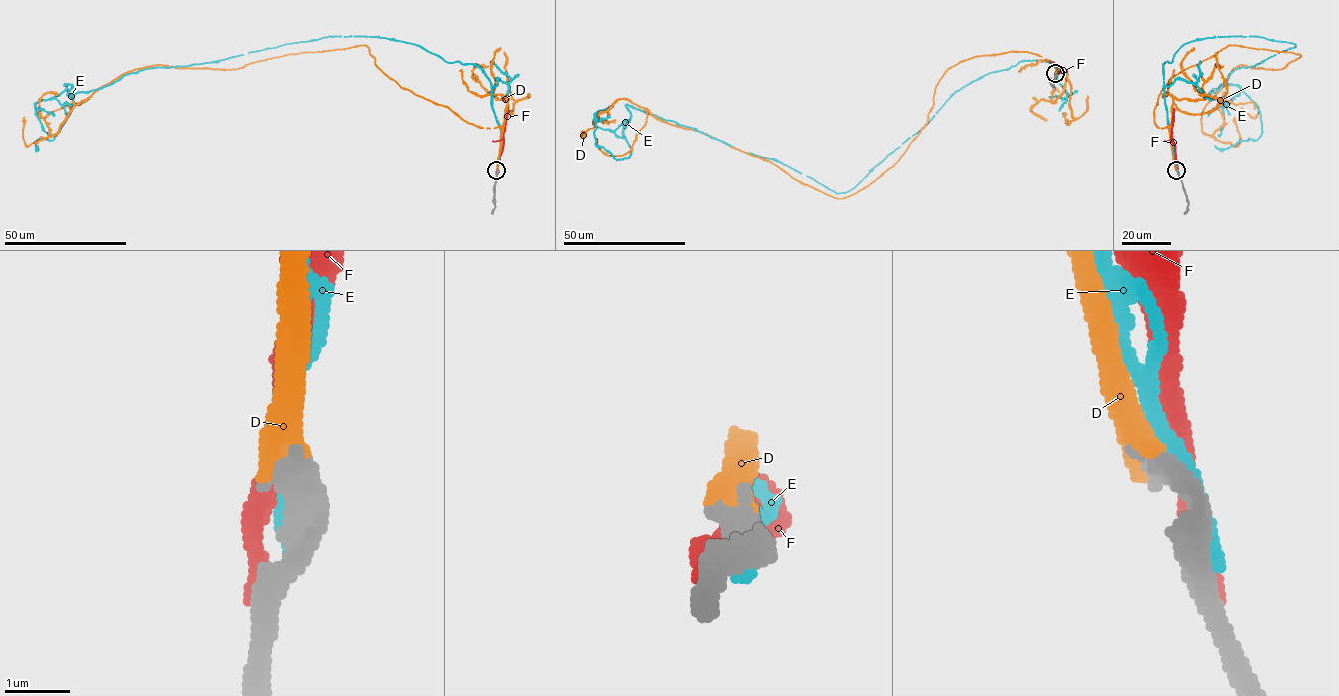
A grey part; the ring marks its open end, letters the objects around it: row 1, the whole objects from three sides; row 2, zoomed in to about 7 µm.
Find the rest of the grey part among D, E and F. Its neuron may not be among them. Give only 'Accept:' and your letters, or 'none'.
Accept: D

